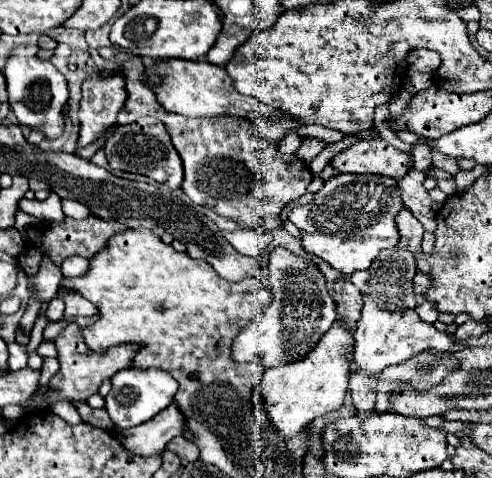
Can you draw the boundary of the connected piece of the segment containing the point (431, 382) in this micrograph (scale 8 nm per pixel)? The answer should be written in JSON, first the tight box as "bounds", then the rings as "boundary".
{"bounds":[377,350,459,412],"boundary":[[[425,350],[399,366],[381,370],[377,376],[377,412],[389,410],[389,396],[391,392],[399,392],[399,382],[409,382],[417,392],[425,392],[443,382],[451,368],[457,368],[457,364],[459,362],[455,358],[443,358],[437,352]]]}

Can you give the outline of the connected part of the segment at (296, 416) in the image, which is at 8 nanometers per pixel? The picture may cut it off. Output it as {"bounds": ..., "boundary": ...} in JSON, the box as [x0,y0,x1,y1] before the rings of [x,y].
{"bounds":[255,322,353,438],"boundary":[[[339,322],[327,332],[327,338],[319,342],[311,354],[303,362],[295,362],[291,366],[269,368],[263,372],[259,386],[255,388],[255,398],[263,404],[269,422],[283,438],[297,436],[309,422],[315,418],[339,410],[343,406],[343,398],[349,382],[349,348],[353,346],[353,334],[347,334]]]}

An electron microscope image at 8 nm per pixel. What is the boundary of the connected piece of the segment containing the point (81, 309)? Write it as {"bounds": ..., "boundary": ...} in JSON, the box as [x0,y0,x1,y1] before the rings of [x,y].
{"bounds":[63,294,97,318],"boundary":[[[79,294],[65,296],[65,316],[63,318],[71,318],[71,316],[93,316],[93,310],[97,310],[97,308],[89,300],[81,298]]]}

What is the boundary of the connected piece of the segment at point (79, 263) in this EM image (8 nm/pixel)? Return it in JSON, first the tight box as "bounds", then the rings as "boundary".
{"bounds":[61,256,89,278],"boundary":[[[83,256],[65,258],[65,262],[61,264],[61,270],[63,270],[63,276],[65,276],[65,278],[83,276],[83,274],[89,270],[89,260],[85,260]]]}

